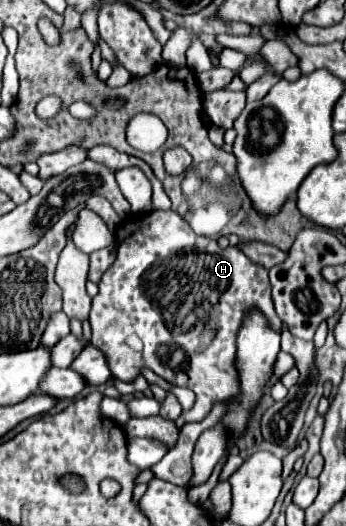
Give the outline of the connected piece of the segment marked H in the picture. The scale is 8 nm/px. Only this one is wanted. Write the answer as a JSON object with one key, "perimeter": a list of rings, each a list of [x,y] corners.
{"perimeter":[[[153,211],[145,217],[131,213],[121,221],[115,237],[119,245],[117,259],[103,273],[99,293],[93,297],[89,313],[93,329],[91,343],[109,355],[109,367],[115,377],[133,379],[139,375],[141,367],[149,367],[165,381],[191,389],[197,395],[197,411],[191,409],[183,413],[177,419],[177,425],[181,429],[183,423],[201,421],[217,403],[237,393],[237,373],[233,367],[237,349],[235,335],[245,309],[257,305],[269,317],[273,327],[277,327],[277,331],[281,329],[281,319],[277,317],[271,301],[267,269],[251,263],[237,247],[221,249],[215,239],[193,233],[191,225],[175,211]]]}

